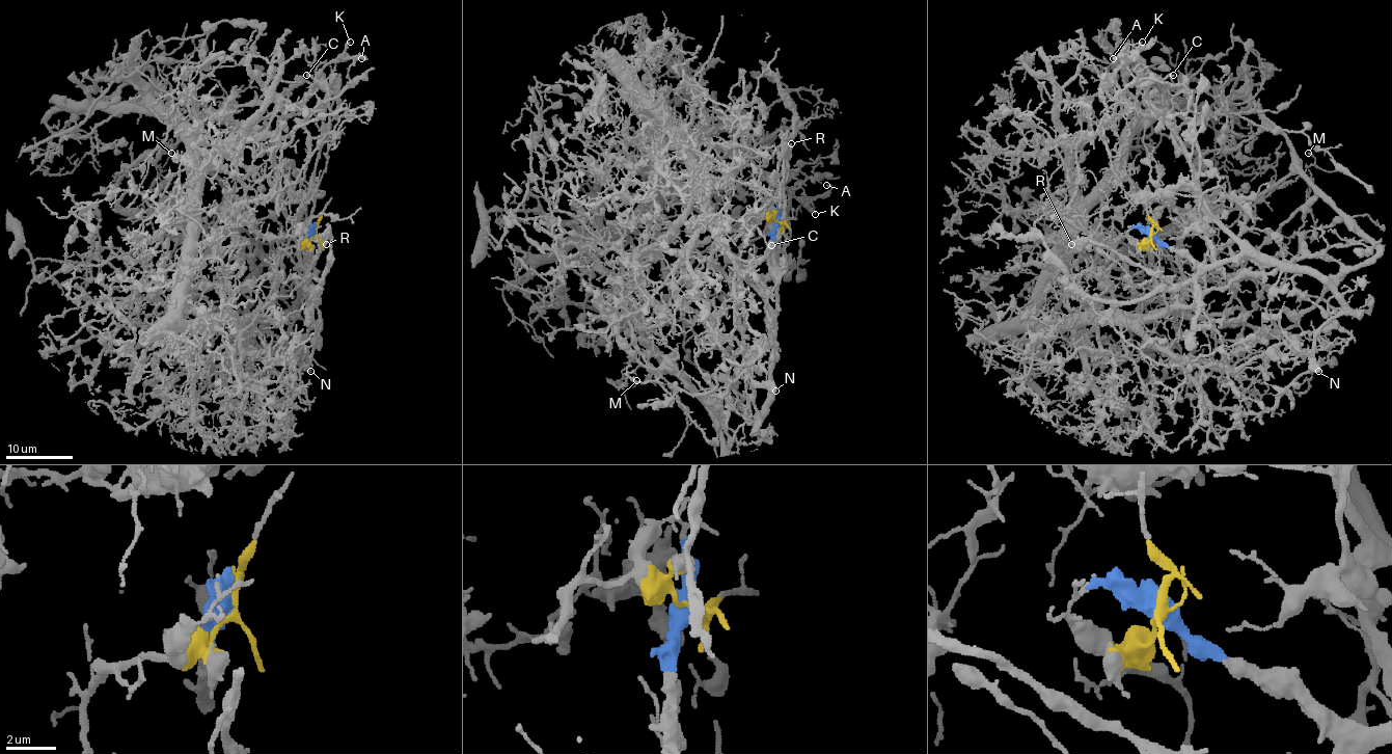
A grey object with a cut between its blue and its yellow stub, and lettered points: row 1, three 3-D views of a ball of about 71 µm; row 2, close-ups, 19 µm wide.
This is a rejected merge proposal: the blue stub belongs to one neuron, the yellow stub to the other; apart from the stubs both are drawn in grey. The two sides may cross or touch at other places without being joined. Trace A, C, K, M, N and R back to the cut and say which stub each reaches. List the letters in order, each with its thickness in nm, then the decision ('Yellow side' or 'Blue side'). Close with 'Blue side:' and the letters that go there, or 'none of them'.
A: Thickness 240 nm. Blue side
C: Thickness 300 nm. Blue side
K: Thickness 220 nm. Blue side
M: Thickness 160 nm. Yellow side
N: Thickness 600 nm. Blue side
R: Thickness 550 nm. Blue side
Blue side: A, C, K, N, R

